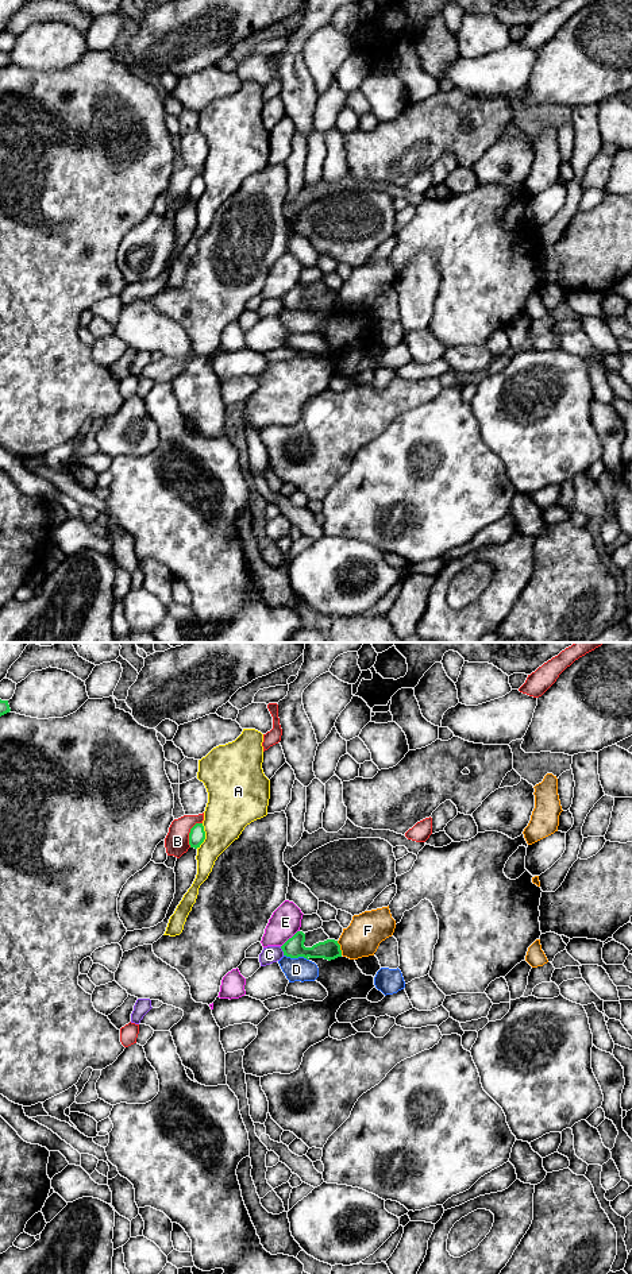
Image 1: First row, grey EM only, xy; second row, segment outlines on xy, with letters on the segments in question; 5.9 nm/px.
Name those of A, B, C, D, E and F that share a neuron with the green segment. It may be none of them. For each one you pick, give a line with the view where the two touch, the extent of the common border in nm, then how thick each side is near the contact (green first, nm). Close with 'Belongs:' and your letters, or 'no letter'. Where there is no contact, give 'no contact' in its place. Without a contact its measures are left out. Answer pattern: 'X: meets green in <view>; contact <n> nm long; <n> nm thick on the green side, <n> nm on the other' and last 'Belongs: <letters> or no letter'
Belongs: no letter

